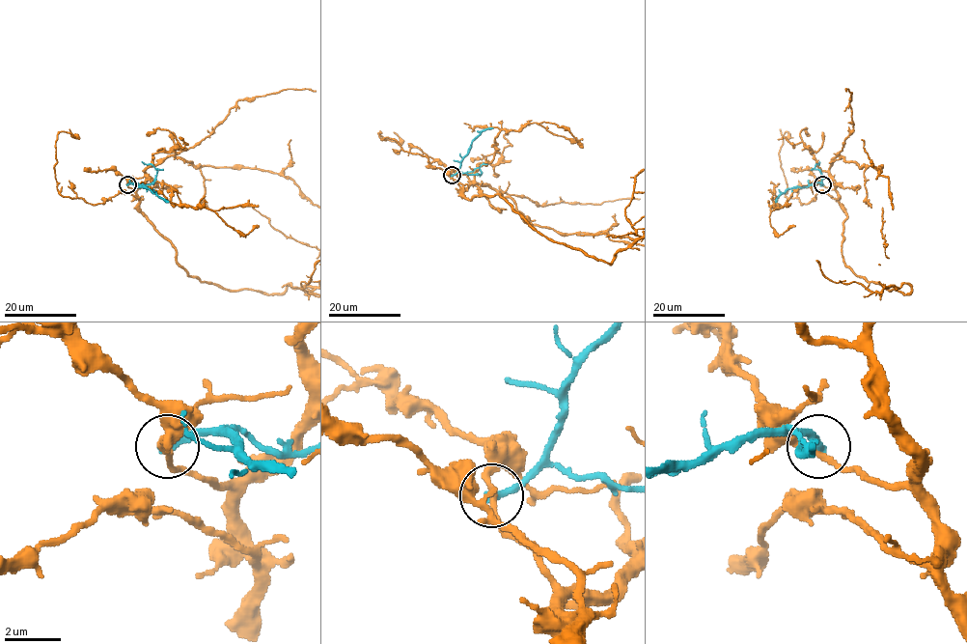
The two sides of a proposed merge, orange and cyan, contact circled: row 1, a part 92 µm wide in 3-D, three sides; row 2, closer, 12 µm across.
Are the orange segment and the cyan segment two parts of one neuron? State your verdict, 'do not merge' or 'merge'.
do not merge

